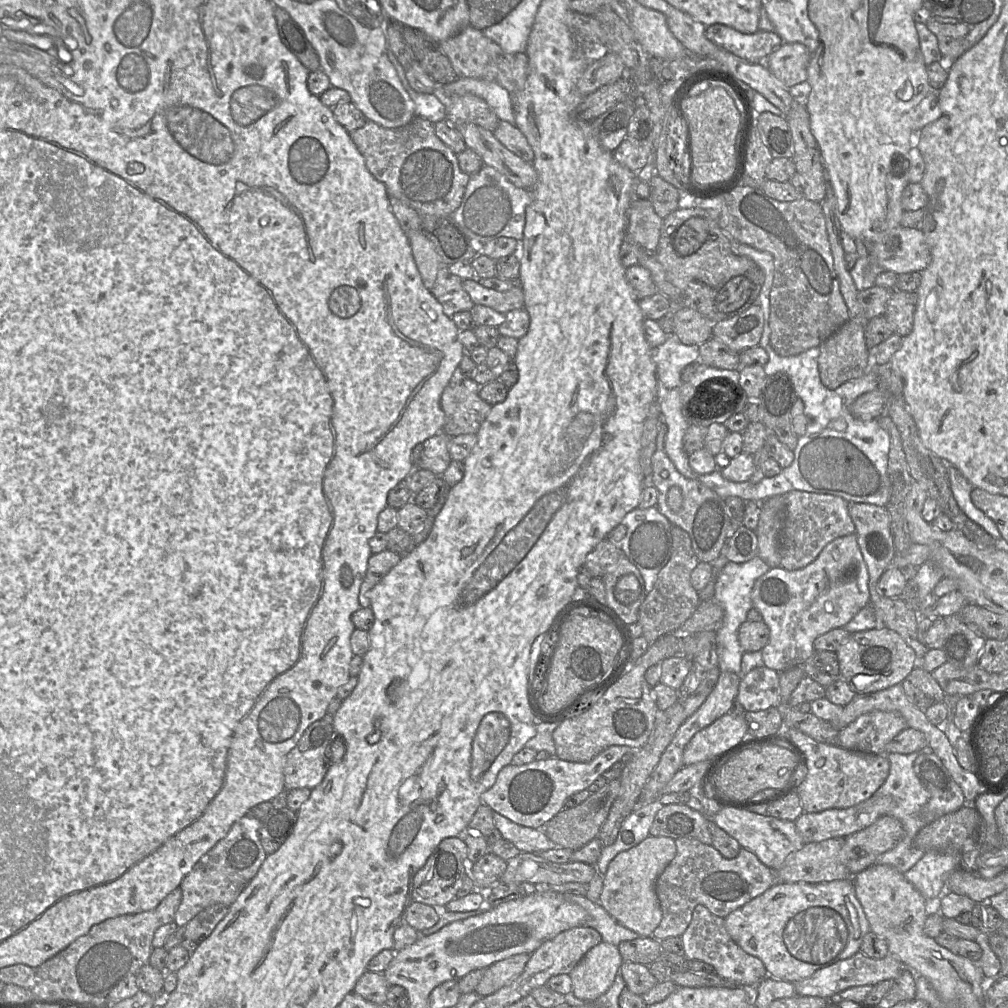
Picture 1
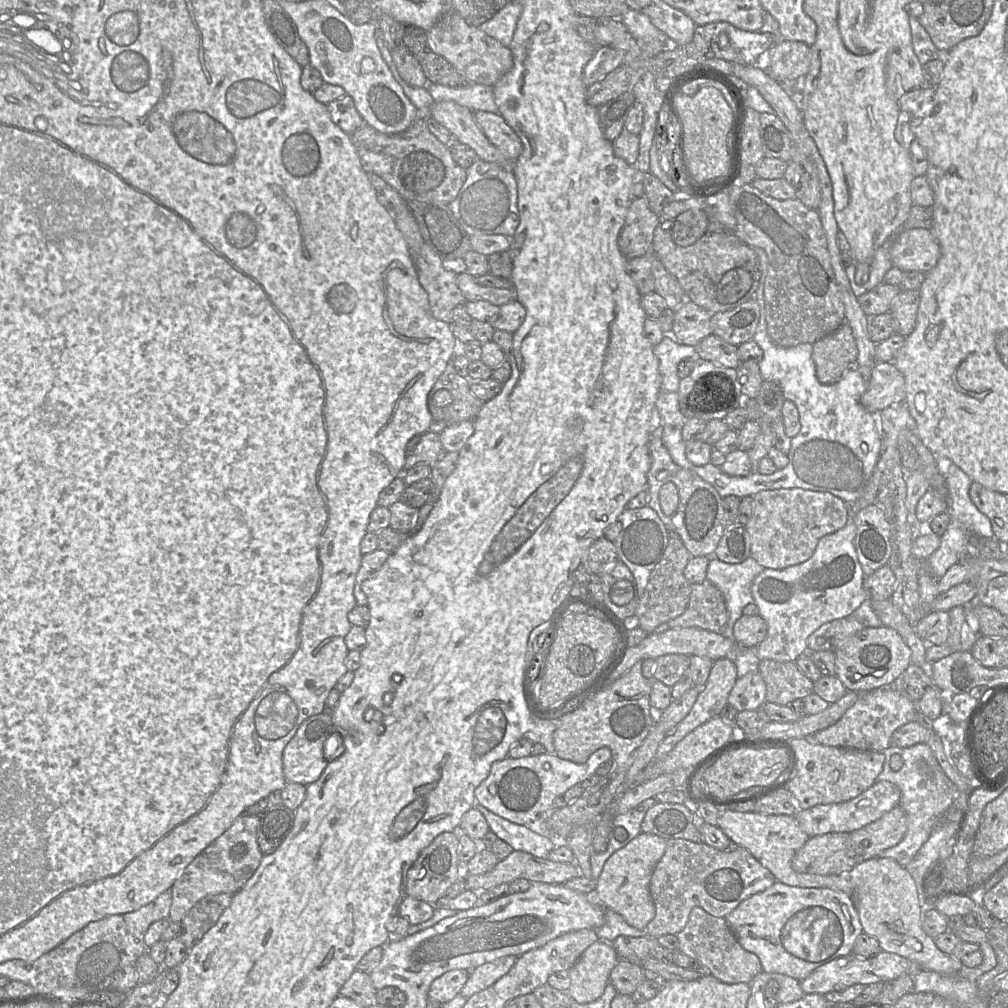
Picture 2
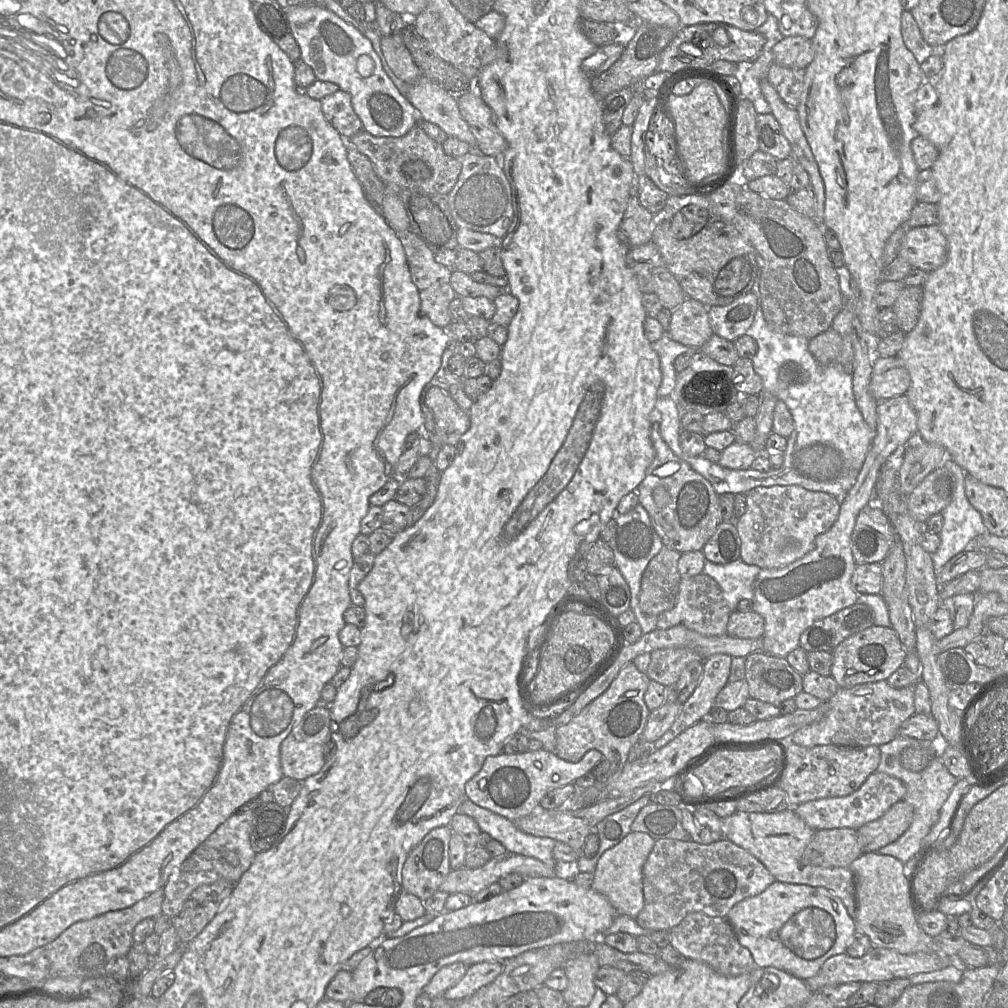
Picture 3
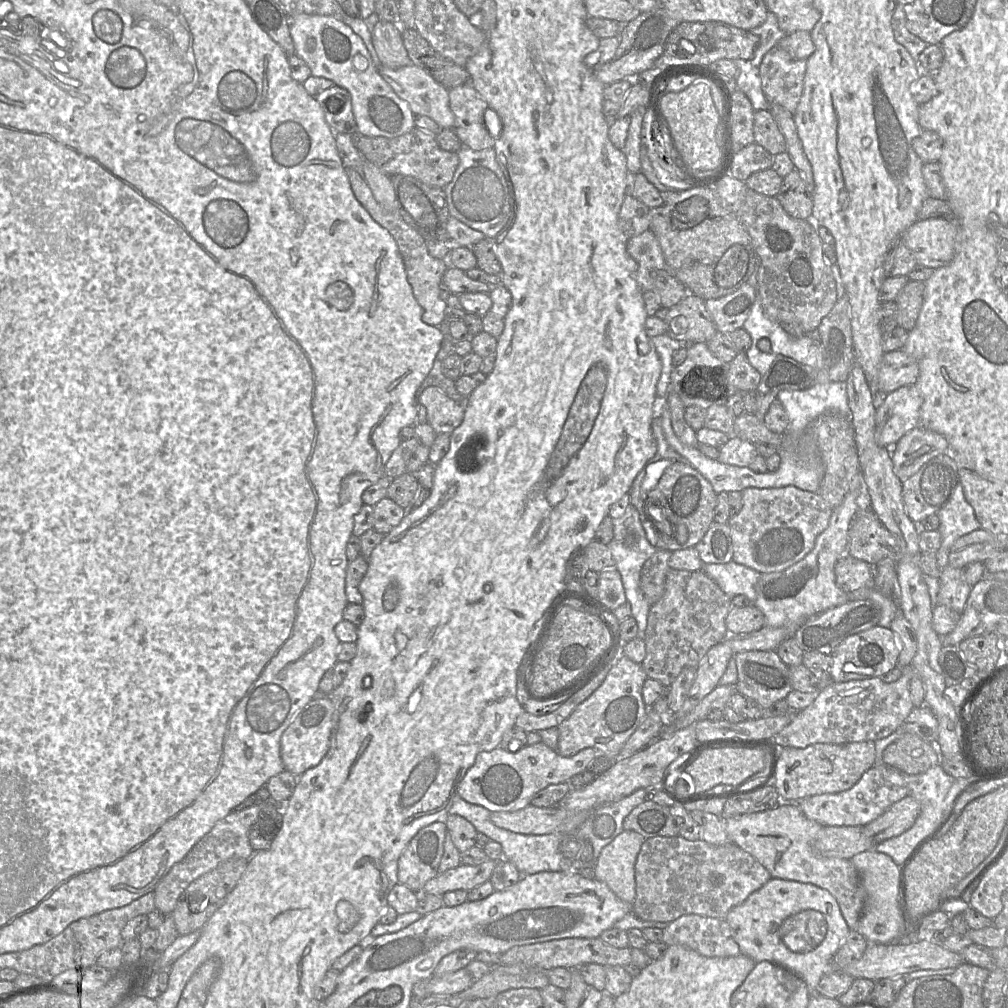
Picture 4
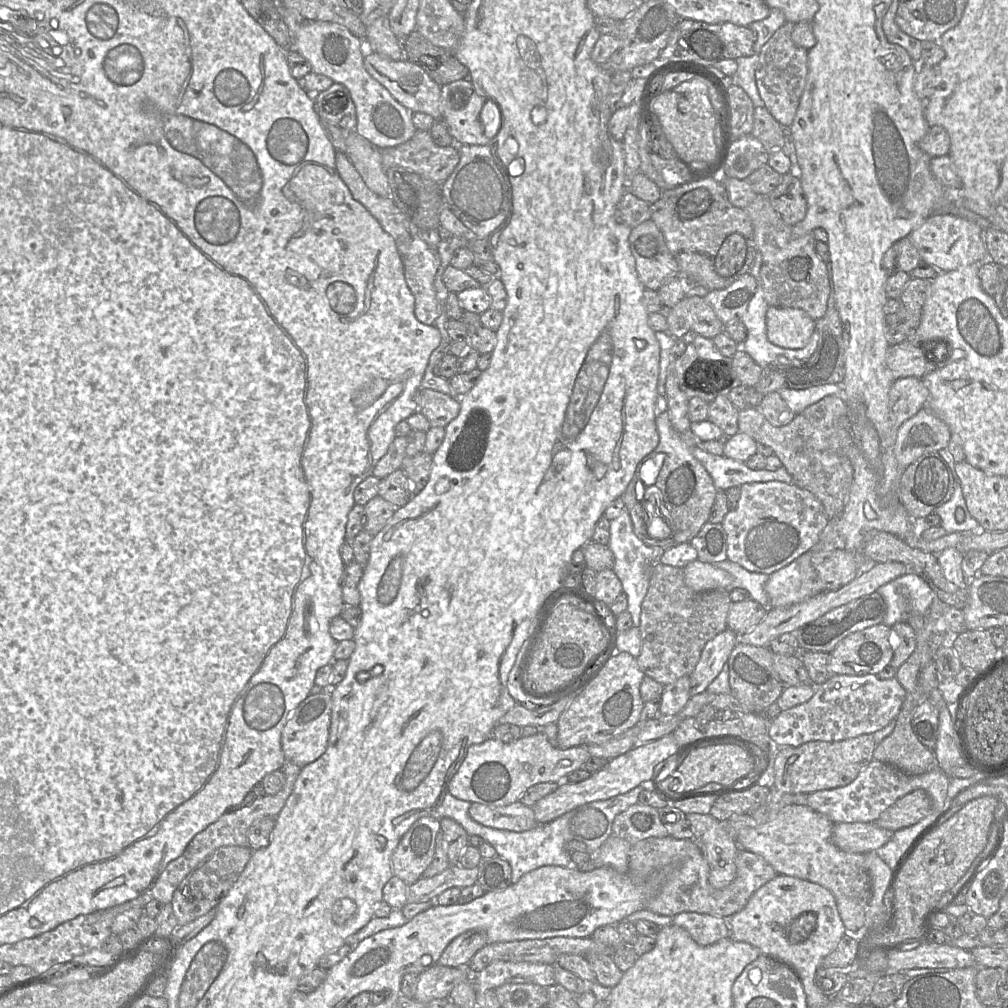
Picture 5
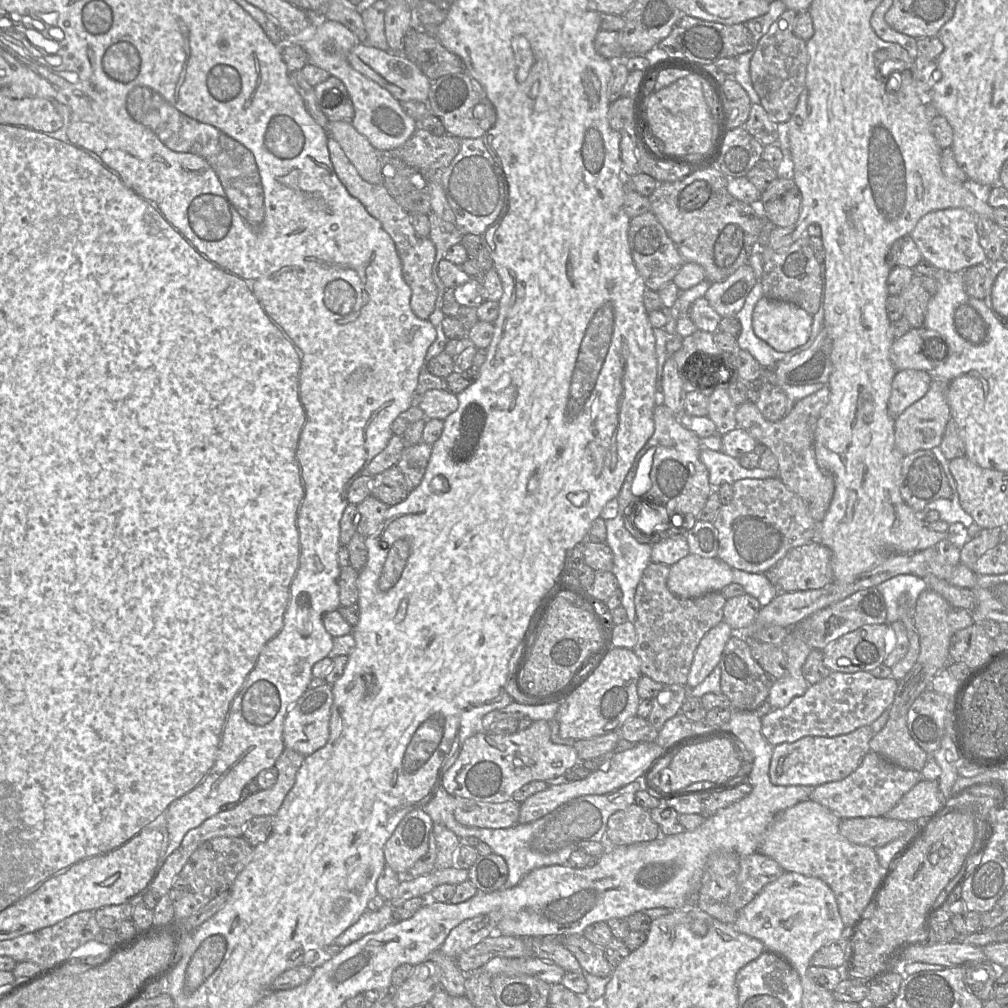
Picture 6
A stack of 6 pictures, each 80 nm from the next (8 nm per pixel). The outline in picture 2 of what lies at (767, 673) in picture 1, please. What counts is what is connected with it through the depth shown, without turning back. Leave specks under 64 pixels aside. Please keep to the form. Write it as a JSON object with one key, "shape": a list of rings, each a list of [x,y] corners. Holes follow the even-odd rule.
{"shape":[[[758,671],[738,678],[728,697],[728,704],[739,712],[758,710],[766,702],[766,684]]]}

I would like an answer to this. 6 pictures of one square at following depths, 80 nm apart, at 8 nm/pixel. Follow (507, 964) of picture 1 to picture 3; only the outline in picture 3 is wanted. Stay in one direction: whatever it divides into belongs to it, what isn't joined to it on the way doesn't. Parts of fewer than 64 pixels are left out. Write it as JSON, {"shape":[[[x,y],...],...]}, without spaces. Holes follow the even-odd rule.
{"shape":[[[480,962],[468,967],[464,977],[449,988],[443,997],[450,1001],[461,1001],[480,988],[493,982],[503,971],[503,962]]]}

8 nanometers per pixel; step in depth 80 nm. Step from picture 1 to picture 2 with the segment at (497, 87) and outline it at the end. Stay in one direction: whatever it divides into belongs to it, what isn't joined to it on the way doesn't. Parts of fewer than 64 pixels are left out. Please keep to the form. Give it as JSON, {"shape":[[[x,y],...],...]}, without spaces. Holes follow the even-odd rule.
{"shape":[[[476,83],[465,87],[427,84],[426,88],[434,102],[454,101],[471,111],[498,113],[491,86]]]}

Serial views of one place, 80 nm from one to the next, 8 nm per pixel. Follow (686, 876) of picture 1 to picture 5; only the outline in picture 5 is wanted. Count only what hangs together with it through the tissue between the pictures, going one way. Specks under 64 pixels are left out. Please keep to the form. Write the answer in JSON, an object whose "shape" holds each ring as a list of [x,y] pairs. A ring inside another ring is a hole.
{"shape":[[[671,836],[648,838],[632,845],[629,852],[628,873],[637,884],[644,887],[645,909],[659,915],[671,917],[682,912],[696,912],[729,919],[732,915],[741,911],[746,906],[751,896],[760,887],[778,875],[775,869],[763,857],[742,848],[739,848],[736,856],[736,876],[728,886],[723,889],[713,888],[708,881],[709,872],[708,862],[695,839],[676,839]],[[665,870],[669,870],[669,872],[655,890],[652,881],[657,873]]]}

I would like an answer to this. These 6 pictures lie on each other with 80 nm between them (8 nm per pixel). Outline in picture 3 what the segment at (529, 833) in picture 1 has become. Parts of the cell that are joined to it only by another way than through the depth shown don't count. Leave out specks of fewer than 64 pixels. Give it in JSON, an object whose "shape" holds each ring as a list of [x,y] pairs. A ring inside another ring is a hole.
{"shape":[[[469,799],[461,803],[457,813],[472,817],[482,832],[501,842],[508,852],[532,857],[555,867],[557,862],[553,857],[553,850],[556,840],[527,834],[518,829],[514,822],[476,805]]]}

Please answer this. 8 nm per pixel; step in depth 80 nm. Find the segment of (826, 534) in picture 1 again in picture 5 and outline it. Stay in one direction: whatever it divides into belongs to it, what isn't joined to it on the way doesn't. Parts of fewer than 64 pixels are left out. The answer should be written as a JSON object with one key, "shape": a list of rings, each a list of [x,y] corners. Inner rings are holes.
{"shape":[[[780,481],[746,483],[739,488],[736,509],[728,511],[721,523],[727,535],[727,560],[750,572],[771,575],[817,544],[829,518],[811,492]]]}

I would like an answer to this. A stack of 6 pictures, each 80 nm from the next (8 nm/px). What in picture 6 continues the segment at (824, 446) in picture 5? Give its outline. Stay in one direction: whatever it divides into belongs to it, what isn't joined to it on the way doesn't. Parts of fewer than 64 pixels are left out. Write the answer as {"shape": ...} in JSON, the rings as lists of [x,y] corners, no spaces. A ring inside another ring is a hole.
{"shape":[[[824,386],[817,392],[797,401],[791,412],[776,422],[767,420],[757,405],[749,401],[738,405],[735,413],[737,426],[771,450],[778,461],[778,478],[805,502],[809,514],[818,523],[824,519],[835,491],[834,477],[818,466],[814,448],[817,421],[829,397],[830,390],[828,386]]]}

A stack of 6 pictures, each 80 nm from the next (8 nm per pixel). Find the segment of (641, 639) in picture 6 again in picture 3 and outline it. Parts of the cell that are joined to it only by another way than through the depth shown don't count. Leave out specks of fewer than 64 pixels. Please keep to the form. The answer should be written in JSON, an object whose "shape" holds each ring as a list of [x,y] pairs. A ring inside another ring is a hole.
{"shape":[[[701,573],[682,578],[675,606],[657,617],[657,628],[666,630],[675,626],[684,626],[704,636],[725,636],[731,614],[721,587],[710,576]],[[687,648],[657,649],[650,653],[647,676],[664,686],[677,683],[682,671],[692,661],[704,661],[695,651]]]}

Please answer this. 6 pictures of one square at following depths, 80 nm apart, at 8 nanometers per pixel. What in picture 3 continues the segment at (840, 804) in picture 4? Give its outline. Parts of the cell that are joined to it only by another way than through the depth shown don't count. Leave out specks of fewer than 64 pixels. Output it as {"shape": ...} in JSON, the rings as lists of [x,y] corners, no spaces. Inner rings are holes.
{"shape":[[[883,772],[871,773],[862,785],[847,796],[828,797],[808,801],[794,807],[796,814],[814,831],[834,828],[859,829],[881,817],[896,802],[903,800],[906,786],[898,778]]]}

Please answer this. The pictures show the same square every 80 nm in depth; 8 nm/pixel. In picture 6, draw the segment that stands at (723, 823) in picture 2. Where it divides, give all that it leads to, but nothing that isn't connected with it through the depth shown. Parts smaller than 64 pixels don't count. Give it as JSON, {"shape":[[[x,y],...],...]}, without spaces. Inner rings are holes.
{"shape":[[[811,799],[799,802],[775,817],[764,834],[759,852],[774,859],[786,872],[797,872],[824,881],[835,895],[842,922],[846,928],[852,929],[860,921],[868,904],[880,893],[876,885],[883,868],[874,848],[854,844],[841,835],[840,823],[841,819],[825,806]]]}

